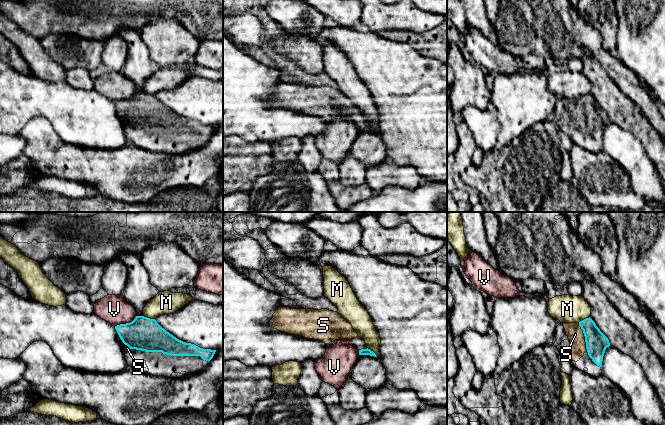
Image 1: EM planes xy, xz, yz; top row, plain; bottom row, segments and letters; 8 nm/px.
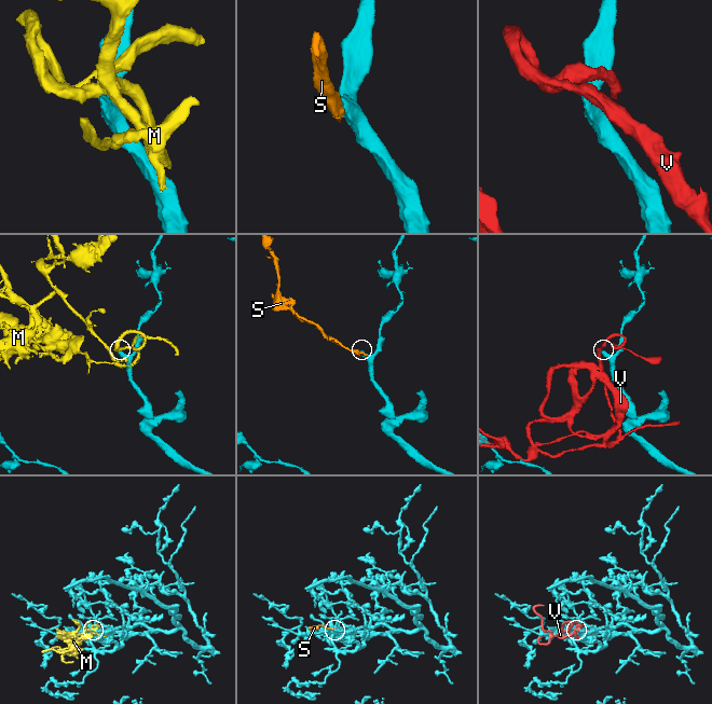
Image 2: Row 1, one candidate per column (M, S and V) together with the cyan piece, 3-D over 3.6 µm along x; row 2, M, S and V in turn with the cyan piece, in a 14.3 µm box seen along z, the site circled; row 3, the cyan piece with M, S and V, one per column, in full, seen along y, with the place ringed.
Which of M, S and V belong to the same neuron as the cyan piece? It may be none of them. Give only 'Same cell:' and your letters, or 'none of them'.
Same cell: S

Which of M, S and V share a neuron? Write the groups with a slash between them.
M V / S

